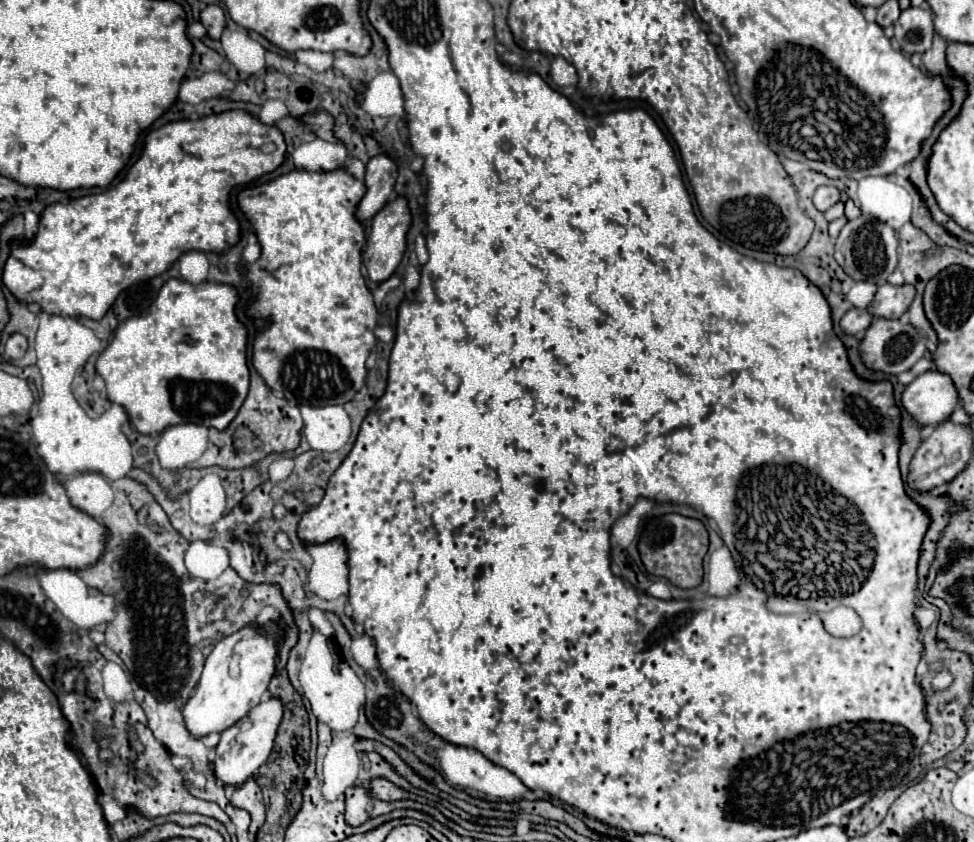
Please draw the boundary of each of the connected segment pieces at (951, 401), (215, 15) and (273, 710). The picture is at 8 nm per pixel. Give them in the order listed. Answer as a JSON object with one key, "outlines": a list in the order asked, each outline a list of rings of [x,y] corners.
{"outlines":[[[[938,370],[916,376],[902,392],[902,406],[918,426],[948,420],[956,404],[958,392],[952,384],[952,378]]],[[[212,4],[212,6],[206,6],[202,12],[200,12],[200,22],[204,24],[204,28],[208,30],[208,36],[212,40],[218,40],[226,22],[224,22],[224,12],[220,6]]],[[[268,698],[254,706],[246,714],[246,718],[238,720],[232,728],[224,730],[216,746],[216,758],[212,762],[216,780],[220,780],[224,786],[240,788],[248,778],[252,778],[258,772],[258,768],[268,760],[280,722],[282,722],[282,702],[278,698]]]]}

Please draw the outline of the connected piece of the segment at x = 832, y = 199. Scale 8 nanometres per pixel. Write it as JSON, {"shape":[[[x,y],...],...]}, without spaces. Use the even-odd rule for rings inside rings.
{"shape":[[[820,186],[814,194],[814,206],[820,212],[826,212],[830,206],[834,206],[840,200],[840,190],[834,186]]]}

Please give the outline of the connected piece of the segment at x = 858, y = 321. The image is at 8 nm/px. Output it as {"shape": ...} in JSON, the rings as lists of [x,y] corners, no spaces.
{"shape":[[[852,308],[848,310],[848,314],[844,314],[844,318],[840,320],[840,328],[844,334],[850,336],[858,336],[862,334],[872,322],[872,316],[868,314],[868,310],[860,310],[860,308]]]}

